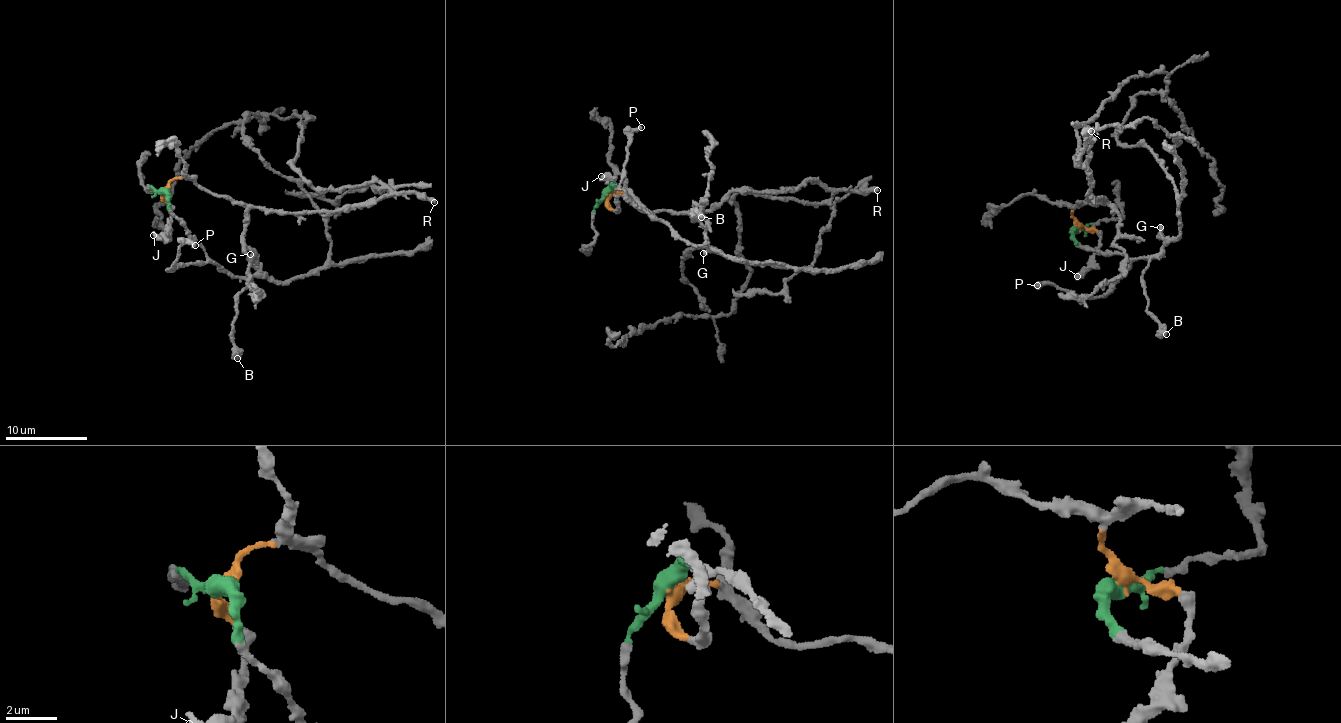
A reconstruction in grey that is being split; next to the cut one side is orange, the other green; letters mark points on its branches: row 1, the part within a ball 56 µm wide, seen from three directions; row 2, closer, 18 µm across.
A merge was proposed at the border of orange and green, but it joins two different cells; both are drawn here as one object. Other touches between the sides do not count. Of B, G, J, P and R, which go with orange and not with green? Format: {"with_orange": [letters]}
{"with_orange": ["J", "R"]}

